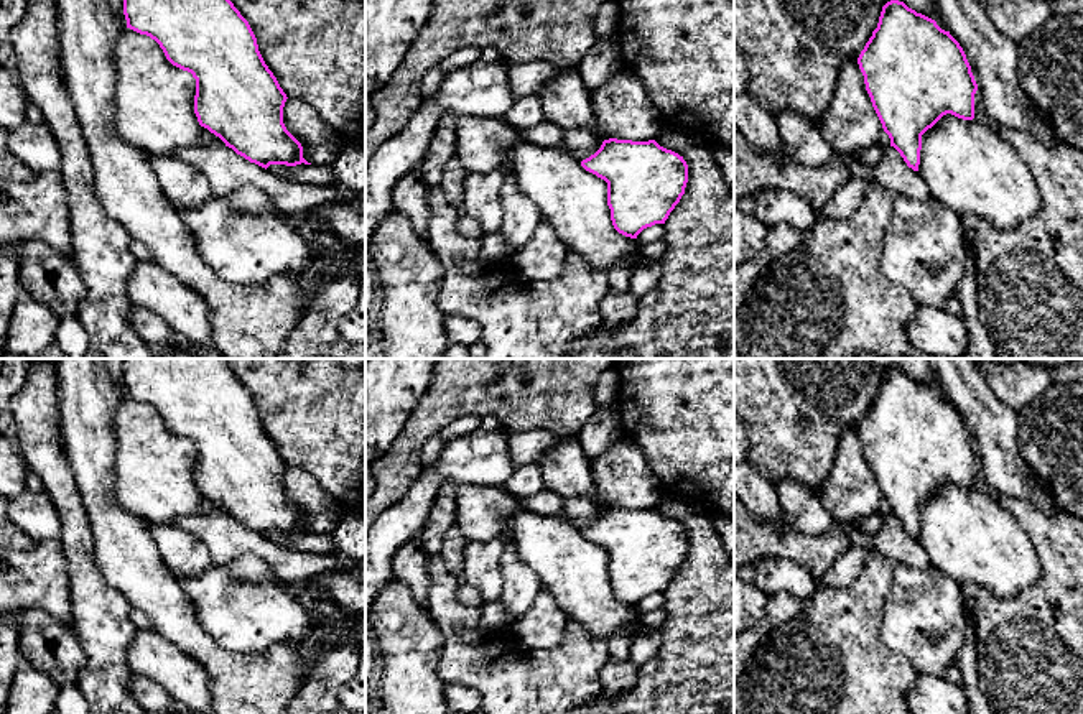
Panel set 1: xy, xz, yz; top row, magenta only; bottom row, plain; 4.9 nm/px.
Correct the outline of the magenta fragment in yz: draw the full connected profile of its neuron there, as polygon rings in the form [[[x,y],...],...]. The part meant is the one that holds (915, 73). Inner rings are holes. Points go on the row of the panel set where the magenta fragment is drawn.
[[[904,2],[882,7],[858,64],[890,146],[913,171],[920,165],[922,135],[943,115],[974,118],[978,84],[963,48]]]

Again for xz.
[[[604,140],[581,166],[607,183],[614,229],[630,239],[665,224],[688,183],[688,165],[655,140]]]

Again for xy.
[[[123,0],[127,28],[146,35],[196,79],[201,127],[262,168],[311,165],[283,123],[286,94],[230,0]]]

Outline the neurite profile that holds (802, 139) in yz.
[[[795,112],[774,114],[787,155],[800,165],[821,166],[836,161],[834,151],[820,132],[820,122]]]

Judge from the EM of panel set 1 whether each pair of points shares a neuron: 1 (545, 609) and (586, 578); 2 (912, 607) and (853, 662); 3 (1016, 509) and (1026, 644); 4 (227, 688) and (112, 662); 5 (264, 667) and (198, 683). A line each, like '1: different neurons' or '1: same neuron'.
1: different neurons
2: different neurons
3: same neuron
4: different neurons
5: different neurons

